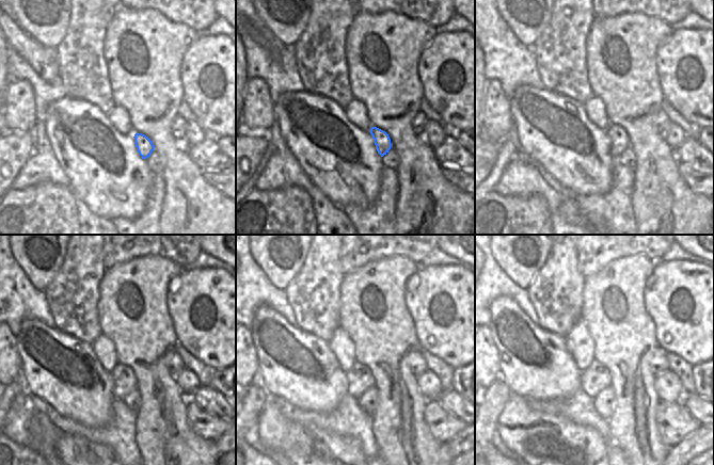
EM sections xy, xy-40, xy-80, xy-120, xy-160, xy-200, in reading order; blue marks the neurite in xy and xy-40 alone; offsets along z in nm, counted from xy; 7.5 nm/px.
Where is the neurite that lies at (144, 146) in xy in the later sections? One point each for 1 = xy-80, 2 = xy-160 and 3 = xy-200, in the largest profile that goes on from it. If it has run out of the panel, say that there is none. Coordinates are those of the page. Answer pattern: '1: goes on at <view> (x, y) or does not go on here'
1: goes on at xy-80 (620, 141)
2: goes on at xy-160 (360, 378)
3: goes on at xy-200 (596, 378)

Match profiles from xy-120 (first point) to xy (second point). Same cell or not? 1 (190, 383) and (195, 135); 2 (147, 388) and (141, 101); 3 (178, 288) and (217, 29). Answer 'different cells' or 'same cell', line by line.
1: same cell
2: same cell
3: different cells

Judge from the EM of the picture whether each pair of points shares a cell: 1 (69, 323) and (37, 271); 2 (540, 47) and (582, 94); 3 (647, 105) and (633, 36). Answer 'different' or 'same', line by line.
1: different
2: same
3: same

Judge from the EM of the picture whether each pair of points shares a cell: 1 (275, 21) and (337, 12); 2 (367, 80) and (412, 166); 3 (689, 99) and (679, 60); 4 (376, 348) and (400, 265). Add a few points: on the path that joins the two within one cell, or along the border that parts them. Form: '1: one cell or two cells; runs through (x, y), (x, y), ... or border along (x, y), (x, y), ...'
1: two cells; border along (312, 11), (308, 22), (299, 39)
2: one cell; runs through (382, 101), (382, 117), (402, 138), (407, 145)
3: one cell; runs through (683, 90), (680, 86), (680, 69)
4: one cell; runs through (382, 327), (382, 321), (389, 310), (389, 285)

